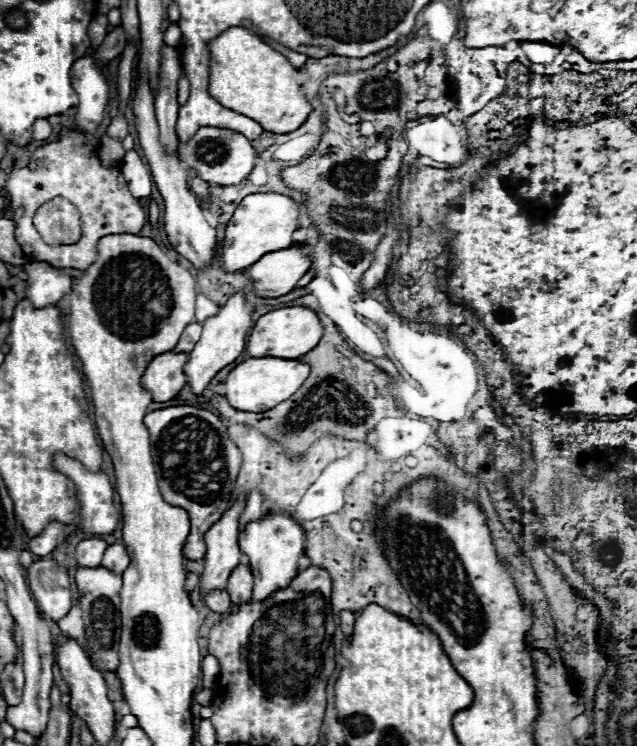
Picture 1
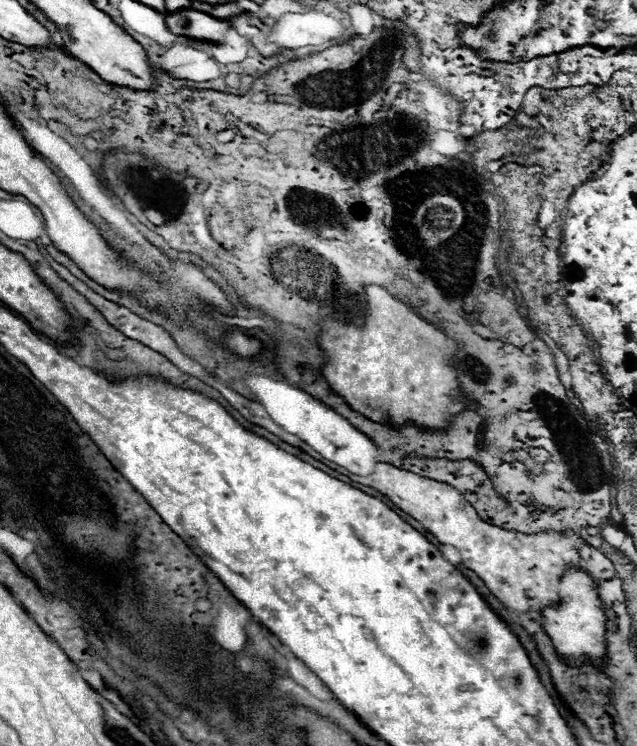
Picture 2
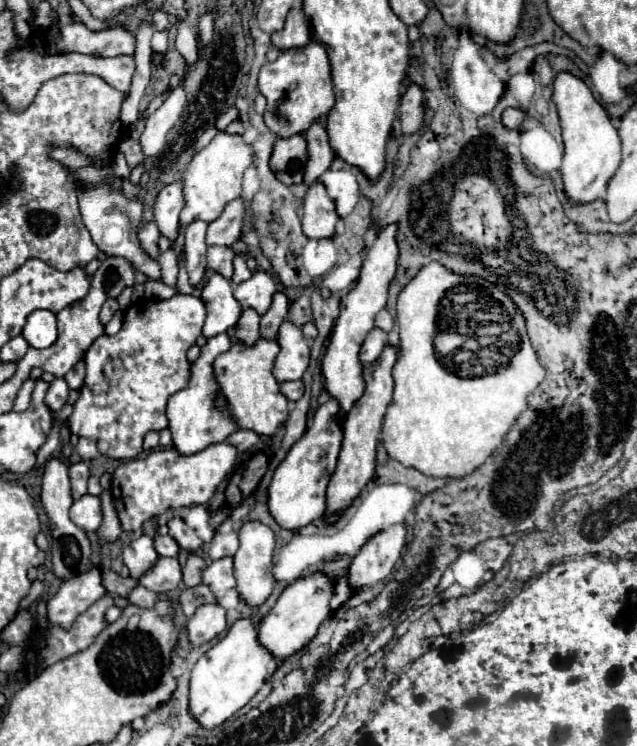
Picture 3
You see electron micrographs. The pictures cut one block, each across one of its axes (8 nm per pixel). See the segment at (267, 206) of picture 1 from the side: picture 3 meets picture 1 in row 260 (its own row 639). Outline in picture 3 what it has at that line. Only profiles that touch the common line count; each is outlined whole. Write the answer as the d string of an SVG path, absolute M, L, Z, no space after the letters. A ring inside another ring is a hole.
M240 618L228 634L196 662L190 678L188 714L206 730L220 726L264 686L270 662L274 662L272 654L258 642L258 622Z

